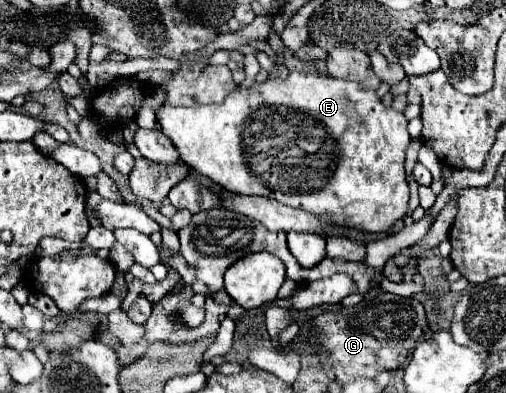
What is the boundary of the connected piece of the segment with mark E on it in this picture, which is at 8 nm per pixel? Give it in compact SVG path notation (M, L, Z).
M290 70L288 80L268 80L262 84L252 84L250 88L236 88L232 94L226 96L222 104L214 106L192 106L192 108L172 108L172 106L162 106L156 112L158 124L170 140L174 140L174 146L178 148L182 160L192 166L196 172L208 176L212 182L218 186L238 192L238 194L250 194L250 196L270 196L286 206L292 208L302 208L314 216L326 216L330 224L342 224L342 226L352 226L364 232L388 232L392 224L408 214L408 200L410 200L410 188L406 182L406 172L404 172L404 152L406 146L410 144L410 134L406 130L408 120L404 118L402 112L396 112L394 108L386 108L380 98L376 96L374 90L364 90L358 88L358 84L350 80L338 80L332 76L320 78L314 74L304 74L298 70Z

